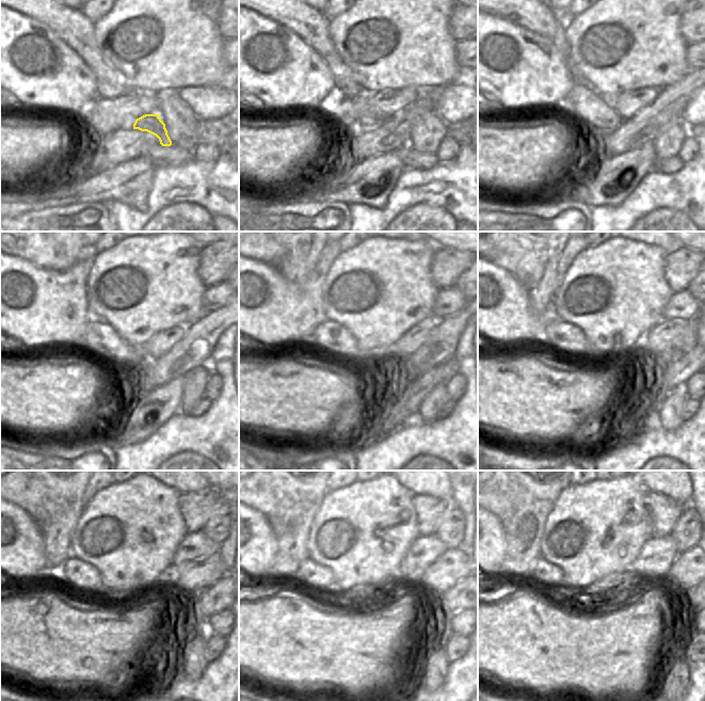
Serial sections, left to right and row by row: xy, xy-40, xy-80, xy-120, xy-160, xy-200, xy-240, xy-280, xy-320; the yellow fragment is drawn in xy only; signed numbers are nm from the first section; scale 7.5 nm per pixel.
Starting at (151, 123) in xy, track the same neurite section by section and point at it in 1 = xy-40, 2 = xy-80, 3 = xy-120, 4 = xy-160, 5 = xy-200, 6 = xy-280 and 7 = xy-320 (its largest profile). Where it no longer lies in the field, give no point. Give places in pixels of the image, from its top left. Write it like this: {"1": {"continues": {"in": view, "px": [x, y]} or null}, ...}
{"1": {"continues": {"in": "xy-40", "px": [363, 123]}}, "2": {"continues": {"in": "xy-80", "px": [588, 104]}}, "3": {"continues": {"in": "xy-120", "px": [99, 336]}}, "4": {"continues": {"in": "xy-160", "px": [329, 336]}}, "5": {"continues": {"in": "xy-200", "px": [564, 337]}}, "6": {"continues": {"in": "xy-280", "px": [316, 576]}}, "7": {"continues": {"in": "xy-320", "px": [545, 573]}}}

